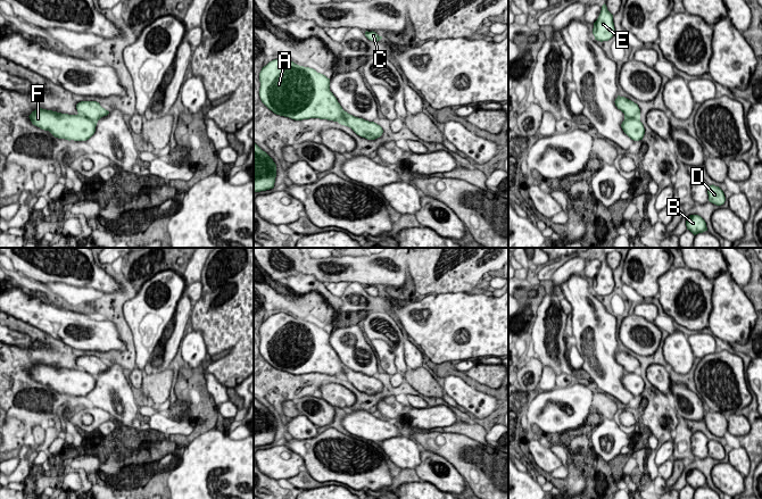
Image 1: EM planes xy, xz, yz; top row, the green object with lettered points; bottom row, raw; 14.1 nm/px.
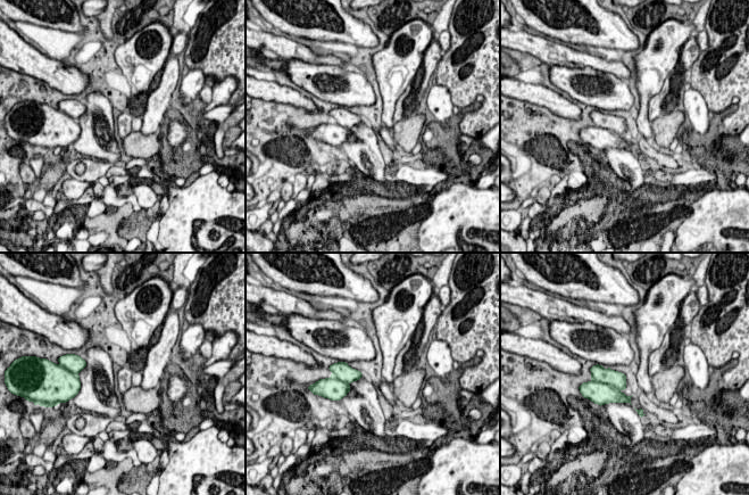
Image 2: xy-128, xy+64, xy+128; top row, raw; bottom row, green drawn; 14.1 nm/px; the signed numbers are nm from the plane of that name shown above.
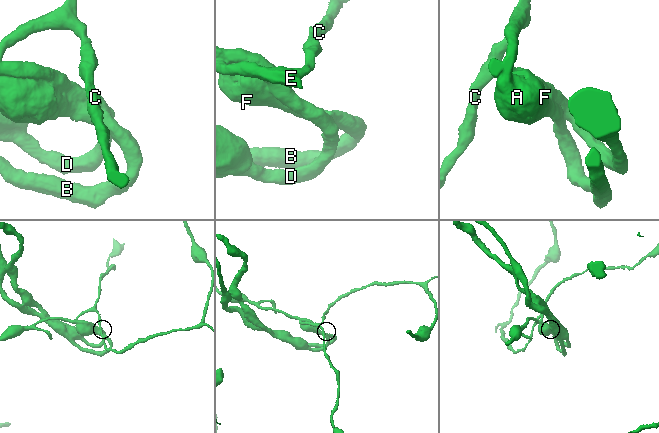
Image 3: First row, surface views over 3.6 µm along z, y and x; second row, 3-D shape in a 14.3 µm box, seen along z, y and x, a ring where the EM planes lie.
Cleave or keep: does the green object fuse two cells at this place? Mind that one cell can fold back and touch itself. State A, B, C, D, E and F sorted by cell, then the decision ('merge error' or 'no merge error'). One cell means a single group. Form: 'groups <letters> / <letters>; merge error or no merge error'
groups A B C E F / D; merge error

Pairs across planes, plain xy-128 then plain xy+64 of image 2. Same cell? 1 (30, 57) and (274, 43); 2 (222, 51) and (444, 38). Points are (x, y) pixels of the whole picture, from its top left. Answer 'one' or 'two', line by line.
1: two
2: two

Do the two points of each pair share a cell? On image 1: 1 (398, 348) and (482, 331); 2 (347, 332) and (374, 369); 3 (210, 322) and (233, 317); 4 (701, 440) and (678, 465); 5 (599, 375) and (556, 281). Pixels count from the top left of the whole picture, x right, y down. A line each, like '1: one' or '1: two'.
1: two
2: one
3: one
4: two
5: two

